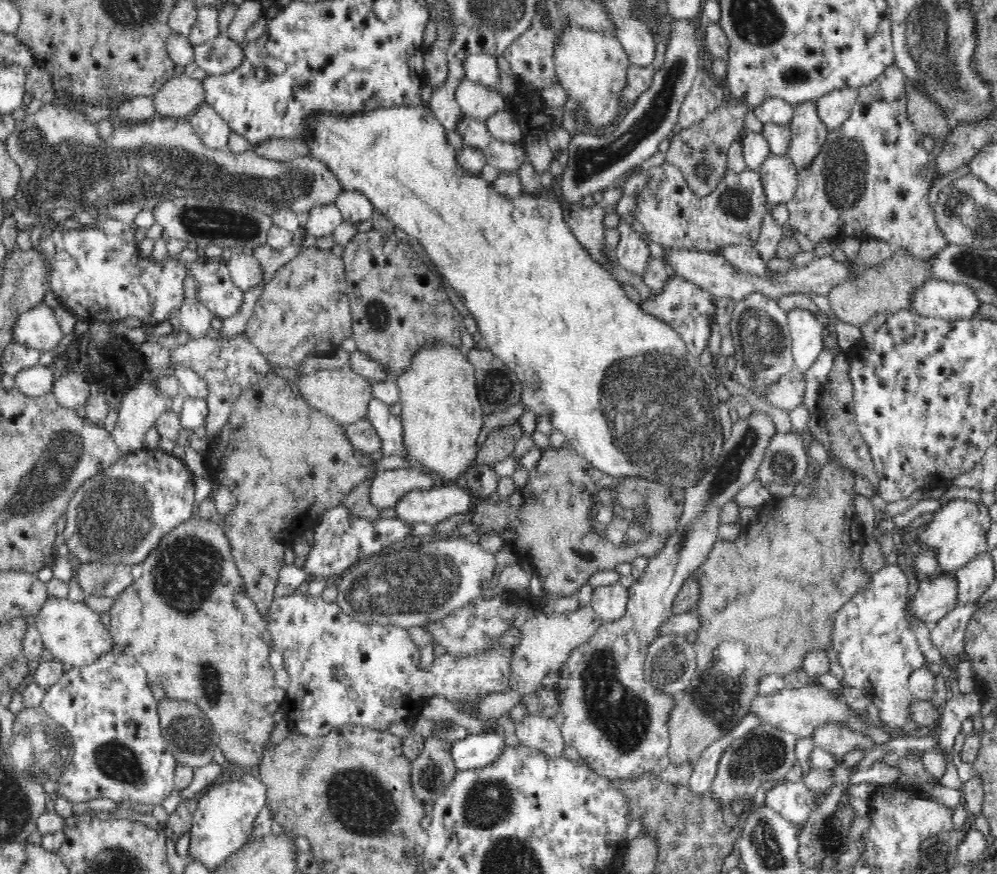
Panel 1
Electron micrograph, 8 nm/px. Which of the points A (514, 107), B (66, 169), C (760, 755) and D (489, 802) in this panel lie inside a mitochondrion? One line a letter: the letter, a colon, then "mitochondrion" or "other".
A: other
B: mitochondrion
C: mitochondrion
D: mitochondrion

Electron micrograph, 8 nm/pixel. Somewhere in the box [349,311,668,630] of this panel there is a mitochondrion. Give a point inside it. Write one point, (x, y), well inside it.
(496, 384)

